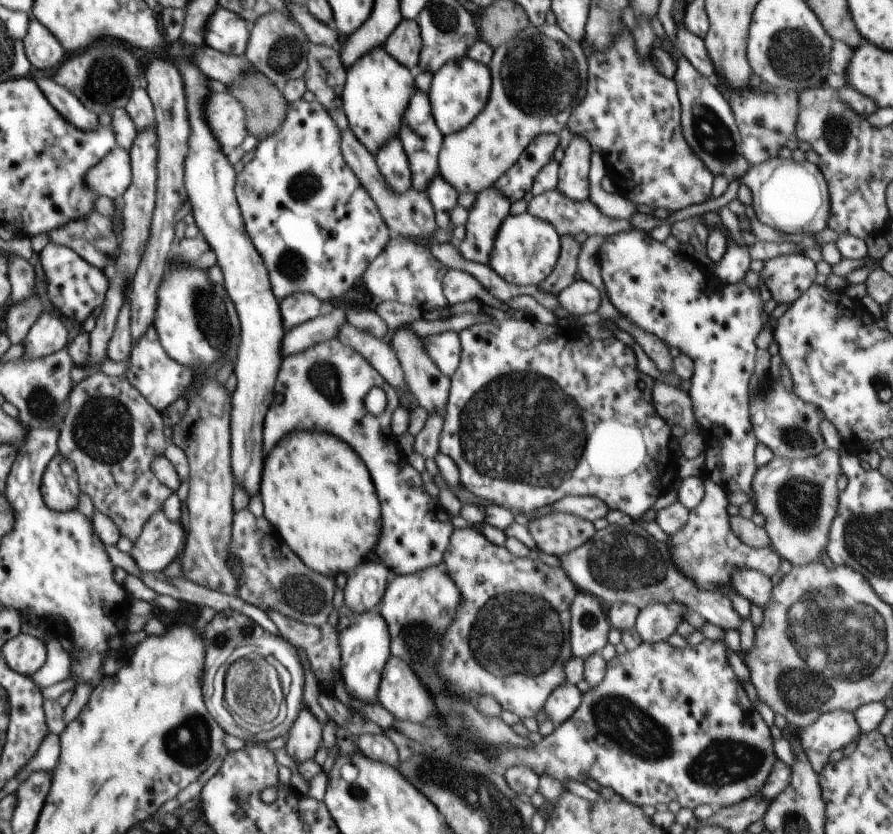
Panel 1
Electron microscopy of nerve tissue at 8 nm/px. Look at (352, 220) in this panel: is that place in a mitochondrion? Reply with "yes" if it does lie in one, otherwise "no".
no

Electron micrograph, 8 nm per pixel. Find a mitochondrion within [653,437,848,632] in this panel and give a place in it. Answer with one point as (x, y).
(799, 500)

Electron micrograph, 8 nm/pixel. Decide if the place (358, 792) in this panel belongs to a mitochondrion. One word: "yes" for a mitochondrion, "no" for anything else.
yes

